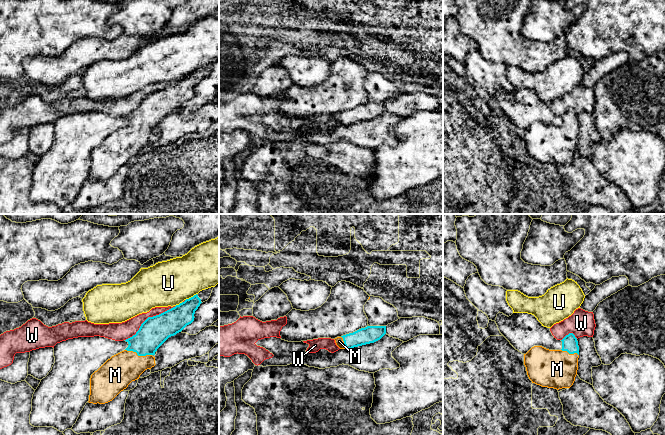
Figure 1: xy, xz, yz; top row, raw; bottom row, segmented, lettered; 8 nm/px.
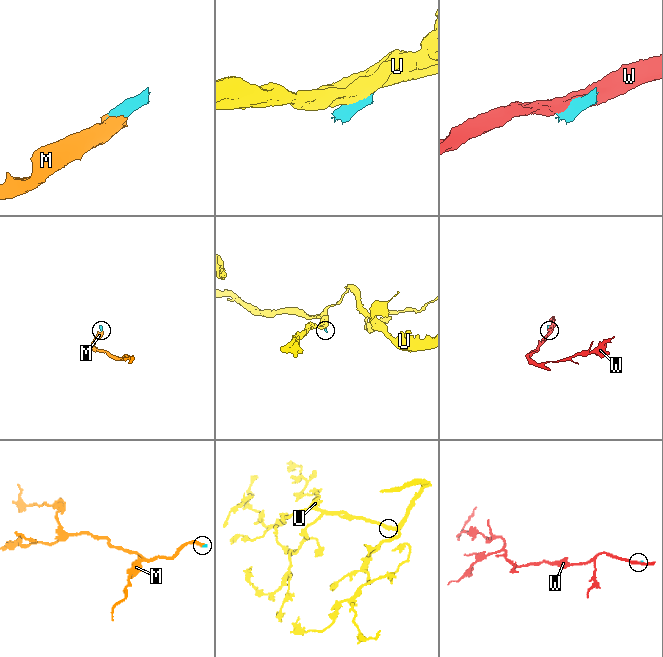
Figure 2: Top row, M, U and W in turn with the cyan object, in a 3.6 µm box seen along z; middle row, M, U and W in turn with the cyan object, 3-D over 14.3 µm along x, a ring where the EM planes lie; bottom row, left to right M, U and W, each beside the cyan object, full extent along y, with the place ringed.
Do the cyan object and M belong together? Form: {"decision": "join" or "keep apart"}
{"decision": "join"}

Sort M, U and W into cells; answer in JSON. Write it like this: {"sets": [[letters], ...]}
{"sets": [["M"], ["U"], ["W"]]}

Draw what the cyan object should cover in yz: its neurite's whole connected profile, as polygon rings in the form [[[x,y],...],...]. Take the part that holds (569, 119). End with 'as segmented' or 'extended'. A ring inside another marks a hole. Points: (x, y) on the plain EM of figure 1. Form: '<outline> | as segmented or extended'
[[[573,109],[561,117],[561,126],[534,122],[524,130],[524,141],[532,159],[557,166],[573,161],[578,146],[578,117]]] | extended

